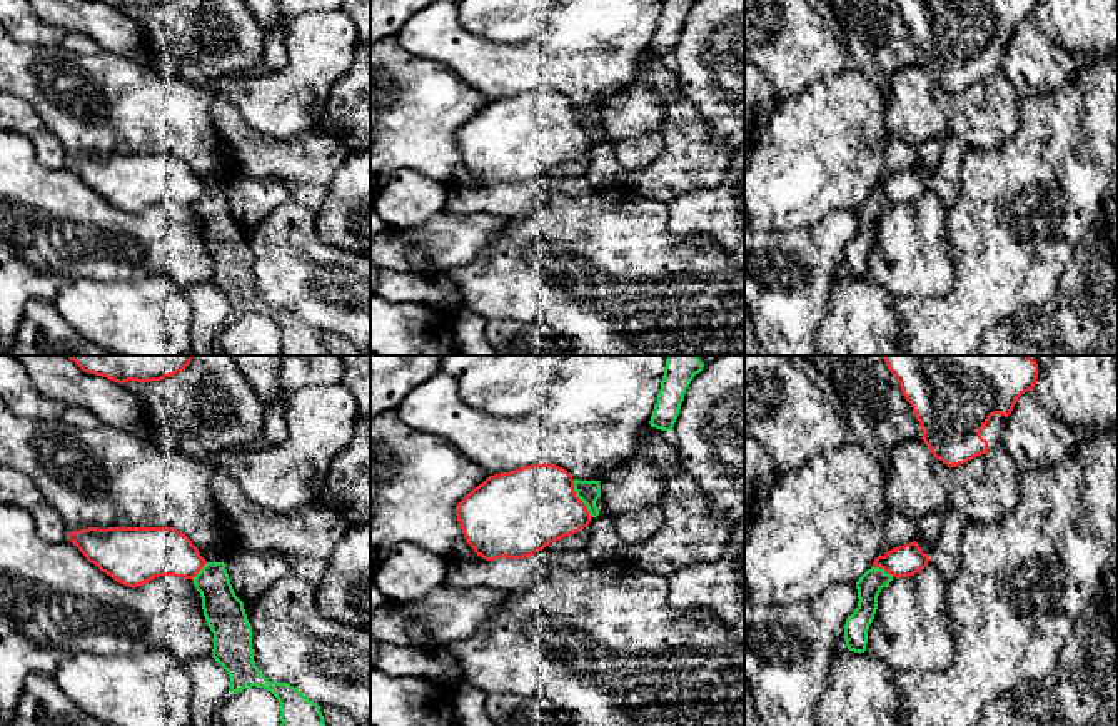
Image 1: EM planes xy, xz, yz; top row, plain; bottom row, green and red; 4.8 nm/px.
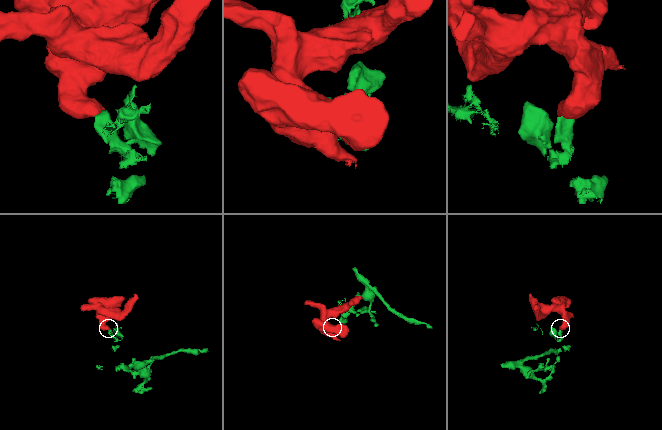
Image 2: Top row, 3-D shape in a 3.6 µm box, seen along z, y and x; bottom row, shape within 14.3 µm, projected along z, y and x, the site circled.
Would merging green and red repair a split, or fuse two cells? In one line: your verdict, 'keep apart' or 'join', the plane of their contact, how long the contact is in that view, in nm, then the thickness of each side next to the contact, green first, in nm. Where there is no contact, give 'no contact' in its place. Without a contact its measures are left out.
keep apart; meets green in xz; contact 200 nm long; 110 nm thick on the green side, 400 nm on the other

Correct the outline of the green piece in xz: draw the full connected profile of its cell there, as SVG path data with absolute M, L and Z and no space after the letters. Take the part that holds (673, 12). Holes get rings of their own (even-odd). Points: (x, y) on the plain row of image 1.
M664 0L657 28L651 42L651 53L661 57L672 57L679 42L681 30L684 27L686 15L696 0Z

